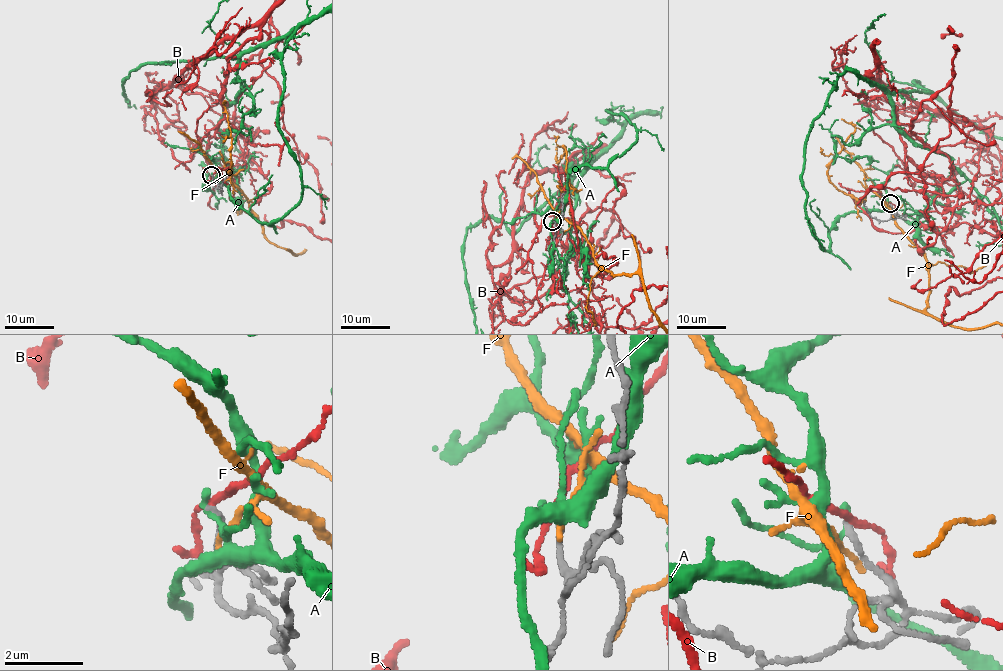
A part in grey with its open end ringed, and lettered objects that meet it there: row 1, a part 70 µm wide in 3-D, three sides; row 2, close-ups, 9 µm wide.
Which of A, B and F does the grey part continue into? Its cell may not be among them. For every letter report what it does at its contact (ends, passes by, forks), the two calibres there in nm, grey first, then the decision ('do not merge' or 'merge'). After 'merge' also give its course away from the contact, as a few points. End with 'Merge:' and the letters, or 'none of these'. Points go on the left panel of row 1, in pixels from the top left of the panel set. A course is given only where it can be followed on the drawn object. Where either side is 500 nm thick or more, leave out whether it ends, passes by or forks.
A: it passes by; 140 nm thick on the grey side, 160 nm on the other; do not merge
B: it passes by; 140 nm thick on the grey side, 150 nm on the other; do not merge
F: it ends there; 190 nm thick on the grey side, 140 nm on the other; do not merge
Merge: none of these

